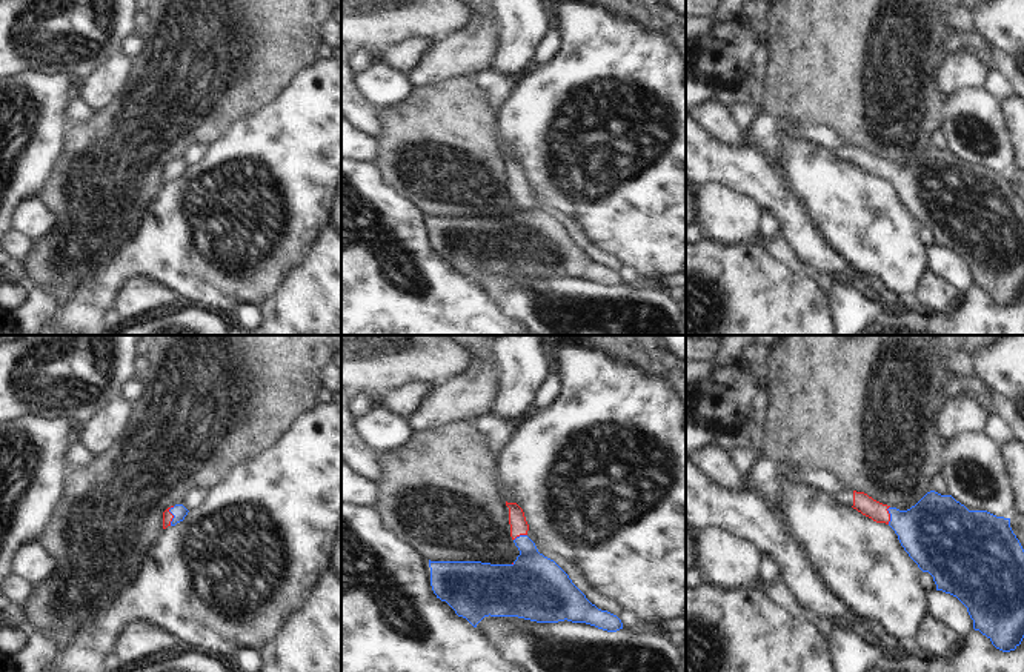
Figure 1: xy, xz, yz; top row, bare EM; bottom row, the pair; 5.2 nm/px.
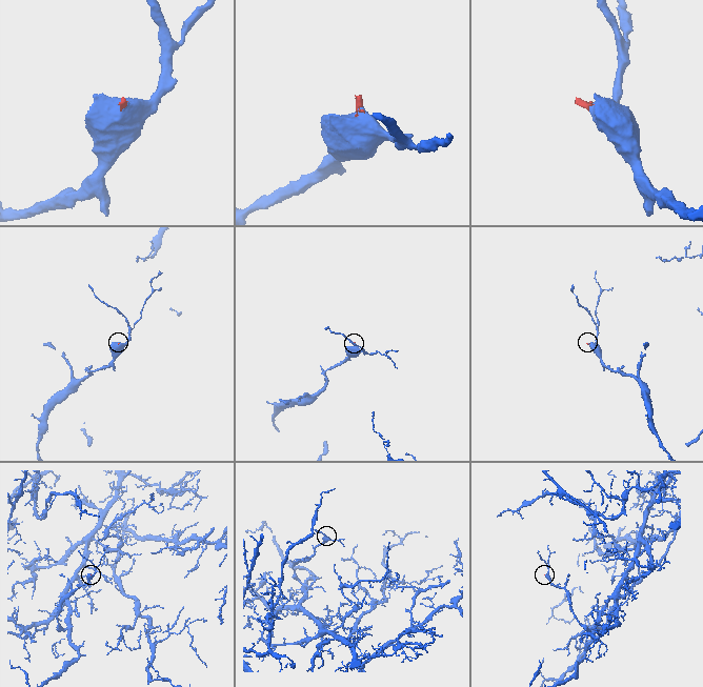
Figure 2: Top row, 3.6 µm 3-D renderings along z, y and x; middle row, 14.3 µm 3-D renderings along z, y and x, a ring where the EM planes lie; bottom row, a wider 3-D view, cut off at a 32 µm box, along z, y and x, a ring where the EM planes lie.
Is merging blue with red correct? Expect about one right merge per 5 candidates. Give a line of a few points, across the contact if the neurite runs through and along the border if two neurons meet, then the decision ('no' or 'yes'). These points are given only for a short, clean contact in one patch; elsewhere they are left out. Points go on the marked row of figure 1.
xy (179, 511), (172, 514), (168, 517) | yes

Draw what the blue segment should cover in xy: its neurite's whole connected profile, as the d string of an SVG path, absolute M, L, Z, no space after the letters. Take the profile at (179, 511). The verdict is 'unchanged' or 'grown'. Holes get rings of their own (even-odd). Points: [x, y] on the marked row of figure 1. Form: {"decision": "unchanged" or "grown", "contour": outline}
{"decision": "grown", "contour": "M183 504L168 507L163 512L163 529L166 529L168 526L175 526L177 523L183 521L188 512L189 511Z"}

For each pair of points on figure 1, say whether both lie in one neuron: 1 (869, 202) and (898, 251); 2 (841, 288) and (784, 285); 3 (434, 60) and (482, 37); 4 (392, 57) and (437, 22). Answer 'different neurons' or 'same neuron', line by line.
1: same neuron
2: different neurons
3: same neuron
4: different neurons

